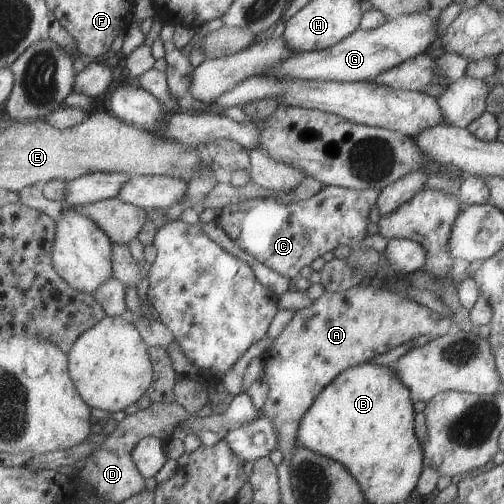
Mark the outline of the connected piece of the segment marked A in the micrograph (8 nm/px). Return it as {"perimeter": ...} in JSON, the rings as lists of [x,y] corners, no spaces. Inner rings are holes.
{"perimeter":[[[356,285],[341,293],[325,291],[320,298],[314,300],[310,307],[295,310],[293,318],[264,354],[265,369],[262,373],[262,380],[269,385],[268,398],[254,420],[266,417],[272,422],[274,420],[280,420],[280,422],[296,420],[299,422],[318,398],[320,391],[341,372],[352,368],[352,366],[368,363],[372,358],[400,346],[400,344],[415,340],[422,334],[426,334],[434,340],[434,338],[446,336],[454,329],[456,326],[452,319],[440,316],[438,312],[432,312],[430,308],[418,304],[416,300],[400,296],[396,292],[390,292],[386,286],[376,290],[371,285]]]}

